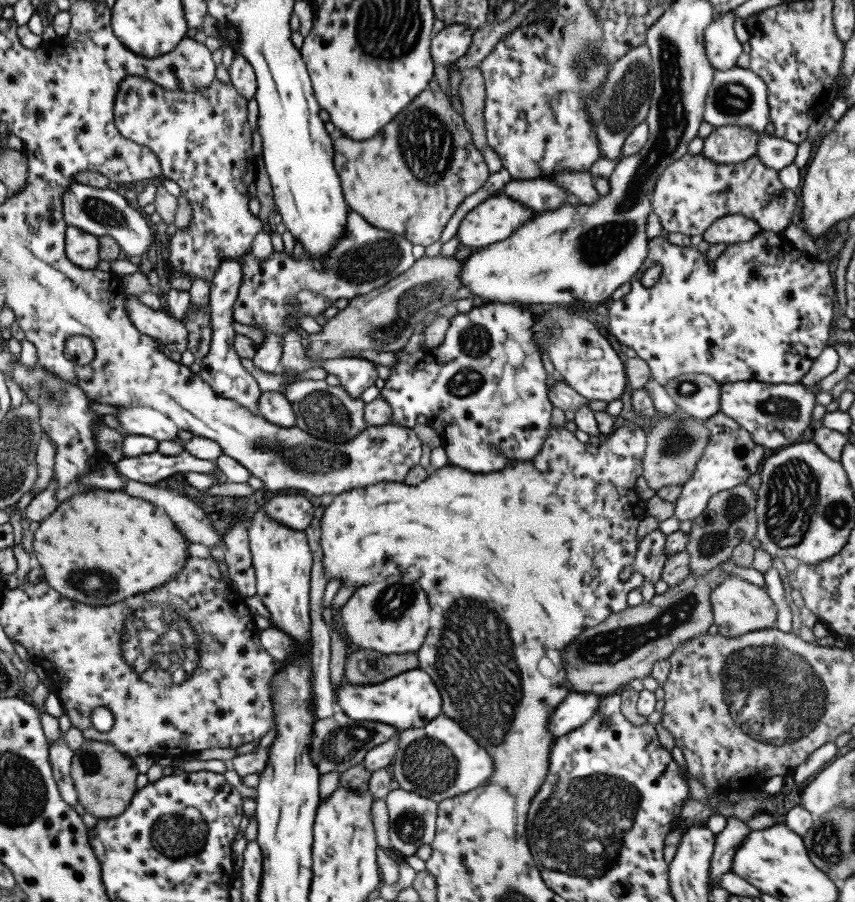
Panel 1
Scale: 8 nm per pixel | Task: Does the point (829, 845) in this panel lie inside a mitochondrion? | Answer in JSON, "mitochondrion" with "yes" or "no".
{"mitochondrion":"yes"}

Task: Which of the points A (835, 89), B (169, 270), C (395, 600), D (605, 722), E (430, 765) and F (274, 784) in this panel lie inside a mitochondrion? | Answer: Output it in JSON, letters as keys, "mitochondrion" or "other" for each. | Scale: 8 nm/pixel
{"A":"other","B":"other","C":"mitochondrion","D":"other","E":"mitochondrion","F":"other"}

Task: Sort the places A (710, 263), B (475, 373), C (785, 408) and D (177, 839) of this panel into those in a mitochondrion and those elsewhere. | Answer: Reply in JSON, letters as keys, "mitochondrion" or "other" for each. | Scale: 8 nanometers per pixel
{"A":"other","B":"mitochondrion","C":"mitochondrion","D":"mitochondrion"}

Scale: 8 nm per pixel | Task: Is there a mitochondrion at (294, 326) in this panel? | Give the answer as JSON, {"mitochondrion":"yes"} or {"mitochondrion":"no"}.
{"mitochondrion":"no"}

